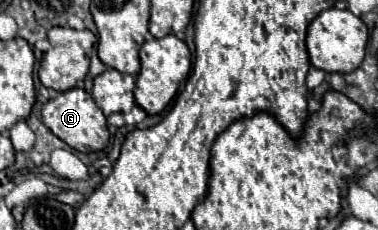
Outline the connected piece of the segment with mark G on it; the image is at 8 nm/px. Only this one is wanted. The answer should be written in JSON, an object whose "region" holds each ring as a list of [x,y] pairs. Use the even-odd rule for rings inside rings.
{"region":[[[69,89],[59,93],[55,99],[49,99],[43,105],[43,123],[55,133],[59,139],[63,139],[69,147],[81,151],[81,153],[93,153],[101,151],[109,143],[109,131],[107,131],[107,119],[103,111],[93,101],[91,93],[85,89]]]}

